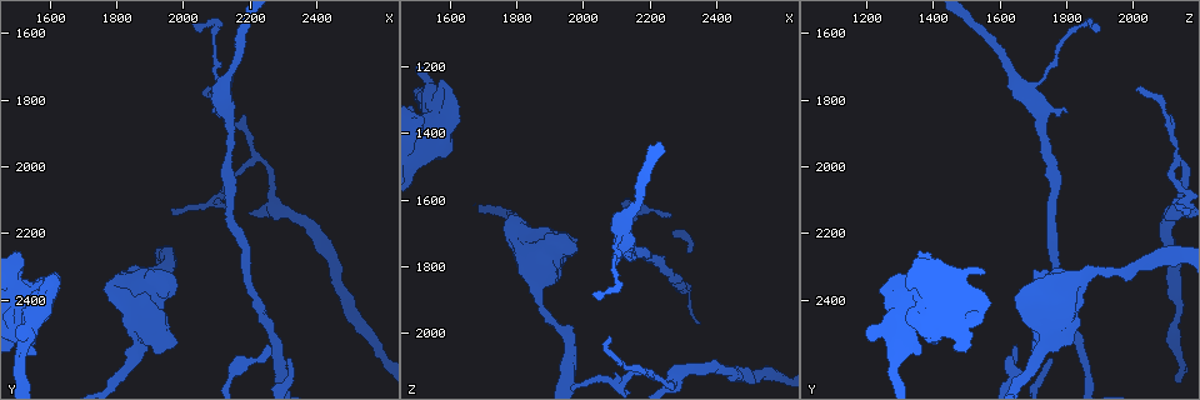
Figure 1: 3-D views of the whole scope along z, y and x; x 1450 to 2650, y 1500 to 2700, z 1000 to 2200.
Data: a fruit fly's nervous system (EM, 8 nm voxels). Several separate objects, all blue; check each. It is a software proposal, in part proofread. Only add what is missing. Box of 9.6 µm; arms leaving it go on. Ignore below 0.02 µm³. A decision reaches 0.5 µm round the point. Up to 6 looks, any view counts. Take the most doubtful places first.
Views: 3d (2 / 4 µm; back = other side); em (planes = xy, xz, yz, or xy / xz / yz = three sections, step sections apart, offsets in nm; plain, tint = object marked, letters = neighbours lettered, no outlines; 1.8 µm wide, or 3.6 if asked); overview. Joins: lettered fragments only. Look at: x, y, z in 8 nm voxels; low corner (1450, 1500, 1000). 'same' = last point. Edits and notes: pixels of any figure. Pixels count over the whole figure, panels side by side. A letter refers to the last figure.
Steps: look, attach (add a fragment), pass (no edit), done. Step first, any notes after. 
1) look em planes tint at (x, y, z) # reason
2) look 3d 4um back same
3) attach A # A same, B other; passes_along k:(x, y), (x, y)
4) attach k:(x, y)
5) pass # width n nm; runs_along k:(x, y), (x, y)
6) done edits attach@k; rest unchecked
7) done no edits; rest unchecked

look em 3.6um xy step 16 tint at (2080, 1770, 2020) # free end

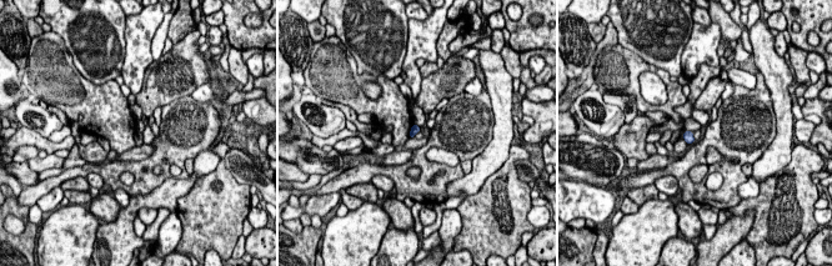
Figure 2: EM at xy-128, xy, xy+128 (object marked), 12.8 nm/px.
look em 3.6um planes letters same

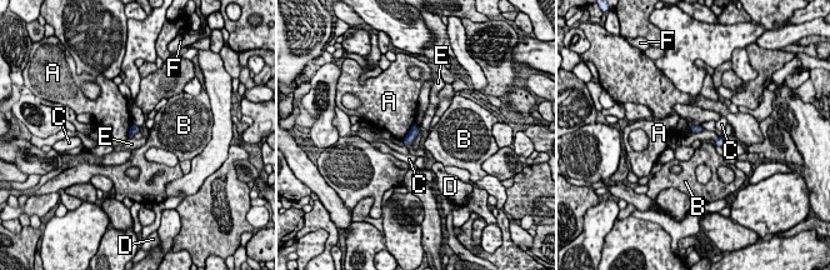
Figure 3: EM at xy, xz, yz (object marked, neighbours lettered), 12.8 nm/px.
pass # A other, B other, C other, D other, E other, F other; border 3:(414, 123), (403, 140); no lettered fragment goes on from it

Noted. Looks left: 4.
look em 3.6um xy step 16 tint at (1560, 2530, 1410) # stops while still wide

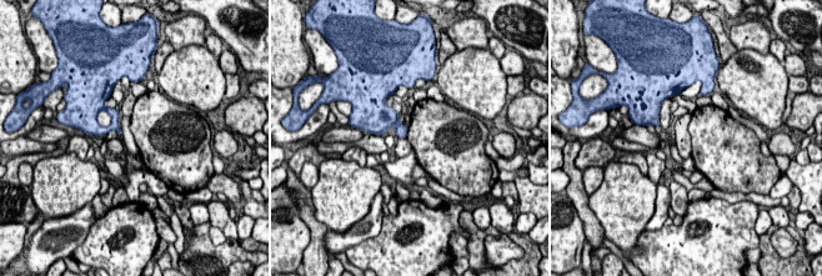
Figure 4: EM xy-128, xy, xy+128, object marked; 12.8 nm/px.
look em 3.6um planes letters same # cut it another way

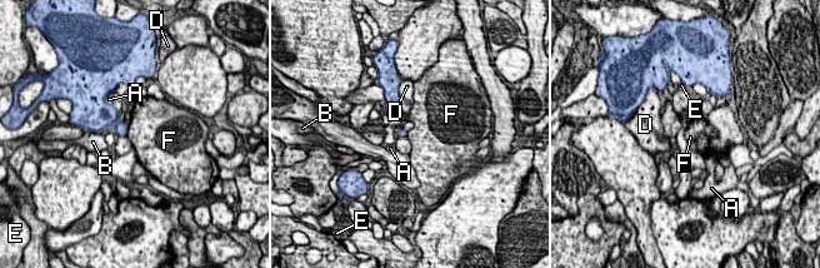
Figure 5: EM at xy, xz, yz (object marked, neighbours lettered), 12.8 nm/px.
pass # longest_contact B 220 nm; A other, B other, D other, E other, F other; border 5:(126, 125), (128, 134); no lettered fragment goes on from it

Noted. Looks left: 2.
look 3d 2um at (2030, 1580, 1870) # tapers out

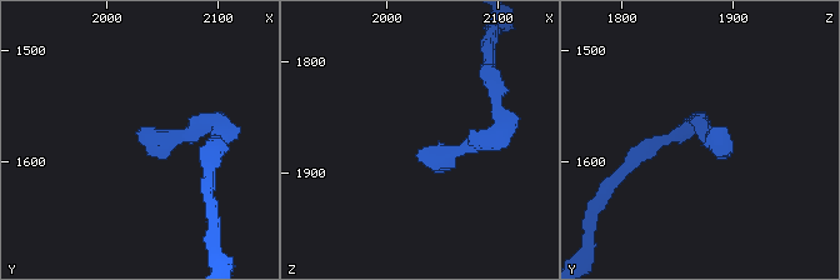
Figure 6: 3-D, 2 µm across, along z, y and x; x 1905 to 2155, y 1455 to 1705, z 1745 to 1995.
look em planes letters at (2030, 1574, 1880) # now the EM

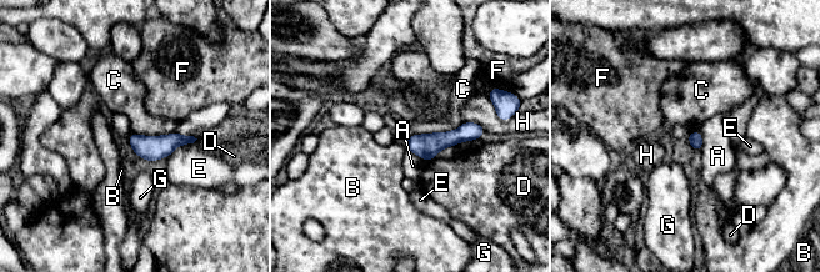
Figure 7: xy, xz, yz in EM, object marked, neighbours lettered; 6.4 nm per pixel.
pass # width 90 nm; A other, B other, C other, D other, E other, F other, G other, H other; runs_along 7:(480, 130), (429, 145), (409, 146); no lettered fragment goes on from it

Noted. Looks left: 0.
done no edits; rest unchecked

